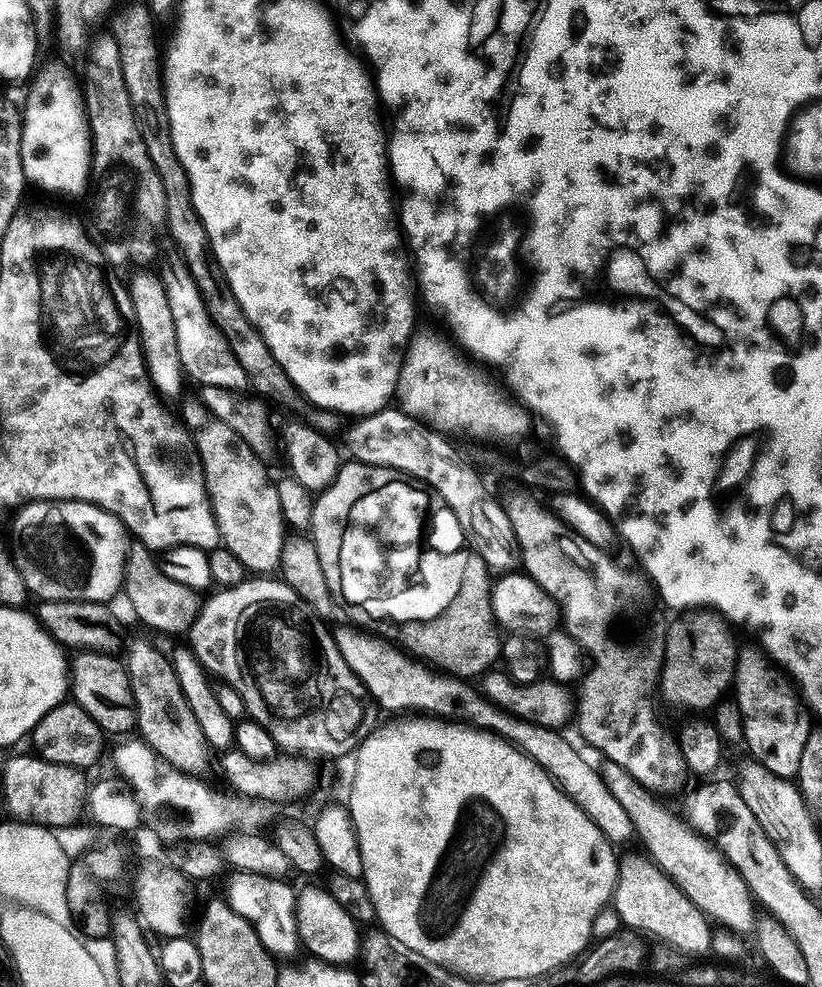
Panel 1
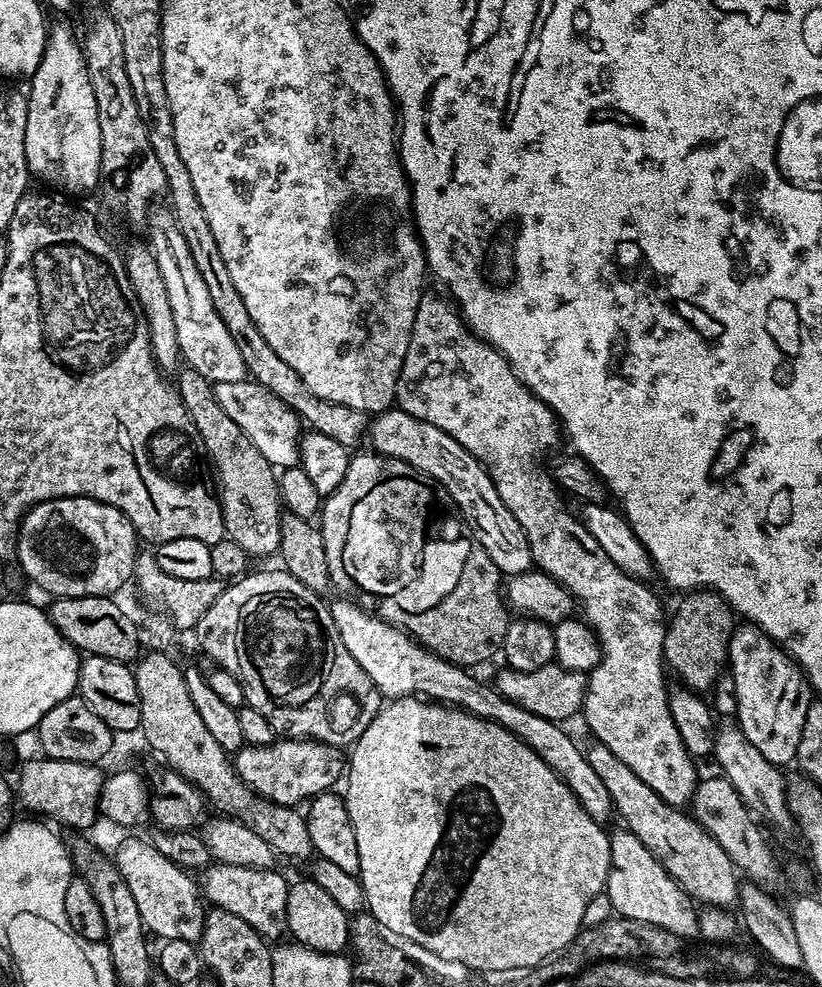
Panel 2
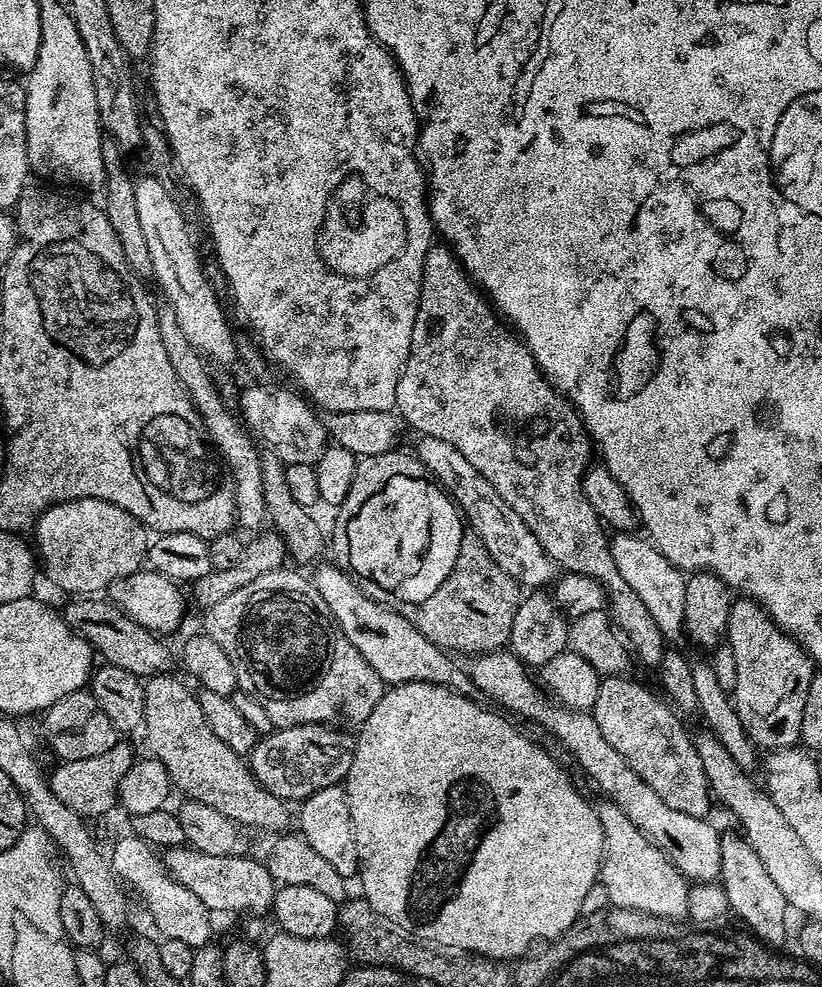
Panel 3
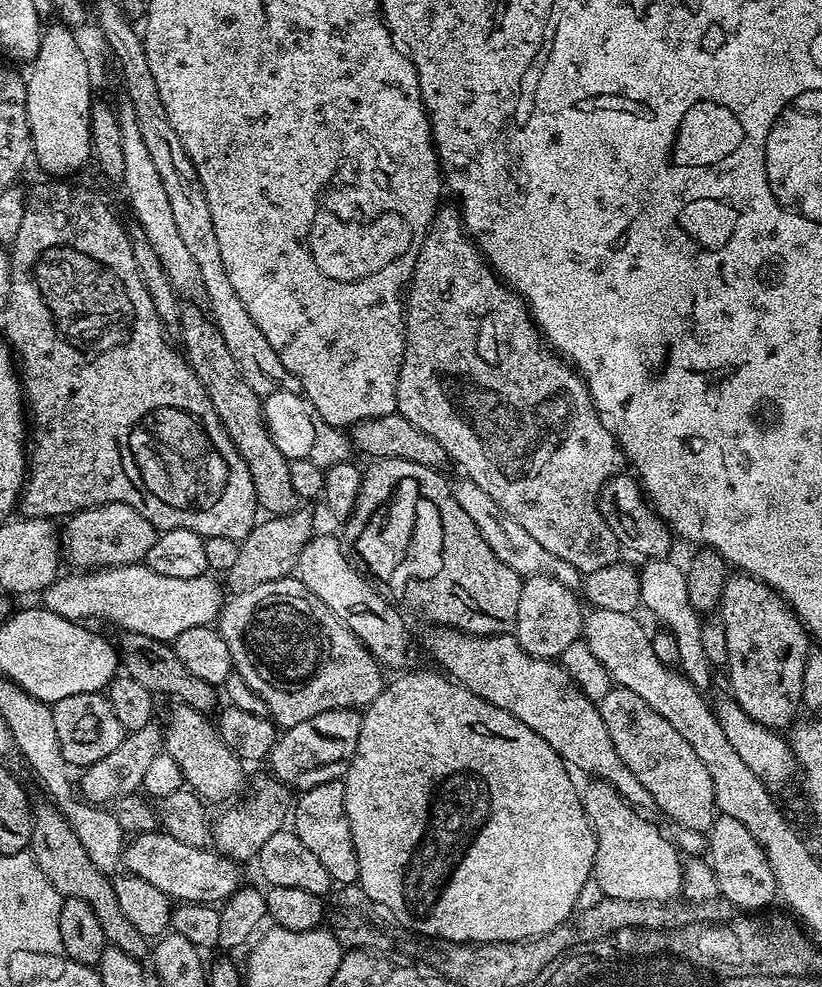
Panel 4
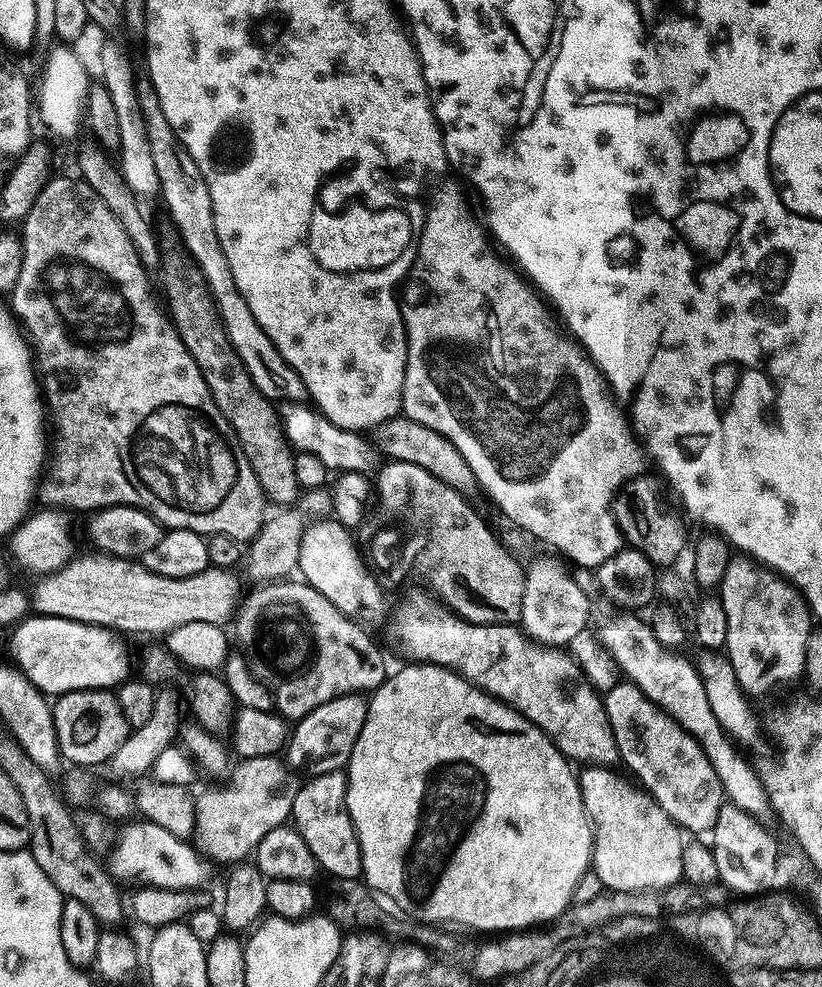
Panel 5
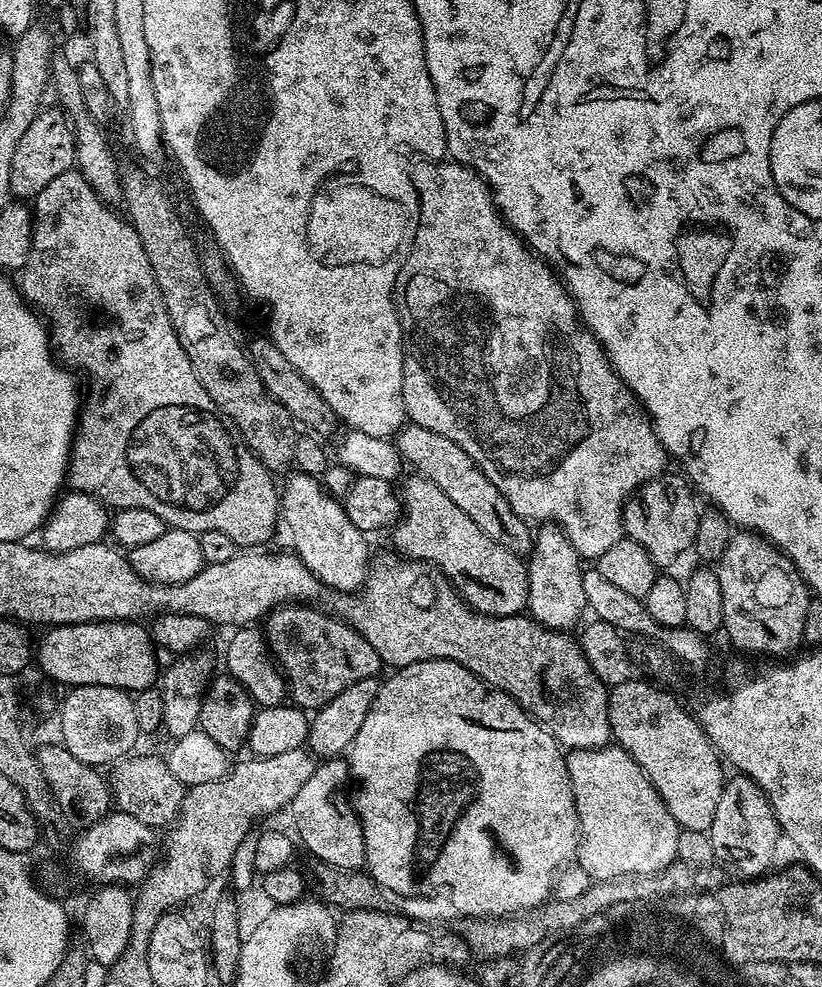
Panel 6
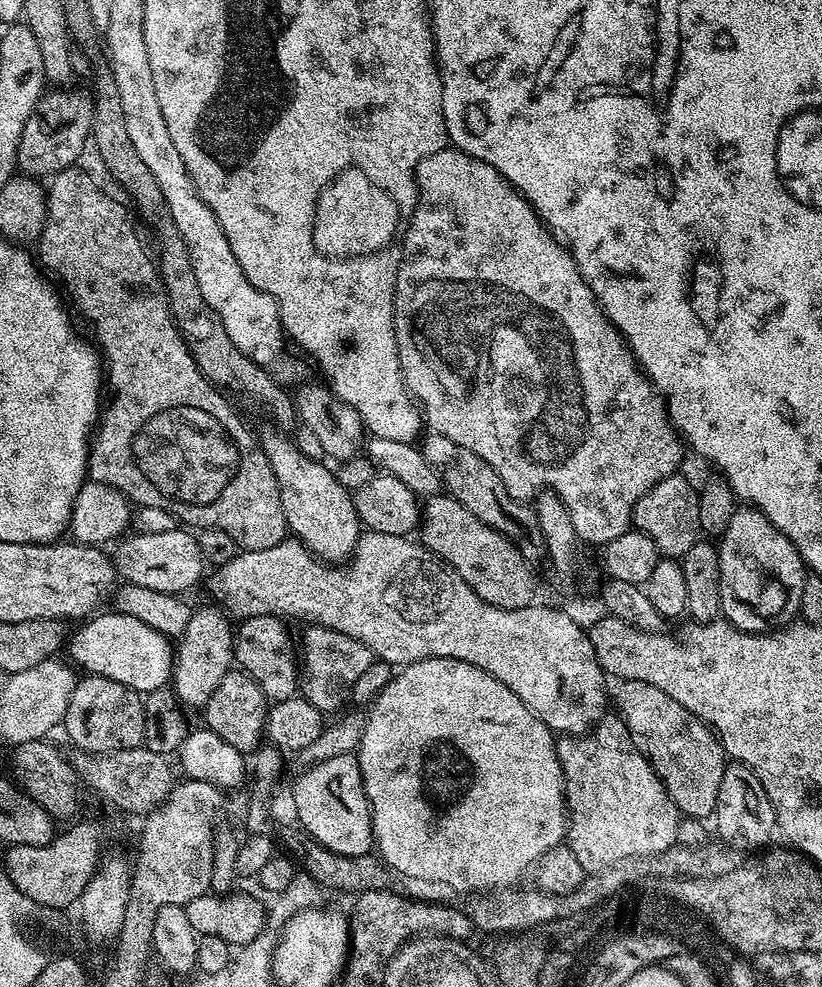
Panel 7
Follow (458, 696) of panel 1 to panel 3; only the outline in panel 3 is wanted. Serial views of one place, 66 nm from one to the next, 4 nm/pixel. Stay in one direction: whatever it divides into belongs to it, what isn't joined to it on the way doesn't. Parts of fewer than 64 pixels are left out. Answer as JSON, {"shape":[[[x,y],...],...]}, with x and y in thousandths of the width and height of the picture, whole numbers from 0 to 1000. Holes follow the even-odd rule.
{"shape":[[[404,569],[393,571],[383,576],[384,581],[378,581],[380,591],[383,592],[387,602],[392,602],[392,610],[401,614],[401,622],[409,627],[416,642],[421,642],[431,659],[436,659],[436,663],[440,663],[440,667],[445,667],[445,671],[455,675],[455,683],[460,683],[460,687],[465,687],[468,694],[523,691],[551,697],[564,705],[574,705],[579,701],[568,680],[561,674],[558,677],[541,658],[534,657],[528,649],[519,648],[498,628],[489,626],[489,622],[484,622],[471,612],[455,610],[444,600],[436,598],[420,576]]]}

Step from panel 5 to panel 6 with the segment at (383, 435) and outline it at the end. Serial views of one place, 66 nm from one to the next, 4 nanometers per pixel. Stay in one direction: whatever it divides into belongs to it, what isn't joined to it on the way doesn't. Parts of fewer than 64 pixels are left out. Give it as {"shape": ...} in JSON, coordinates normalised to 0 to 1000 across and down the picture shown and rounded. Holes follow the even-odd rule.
{"shape":[[[496,428],[482,439],[479,449],[495,473],[533,492],[533,496],[538,496],[538,501],[543,501],[543,505],[547,505],[547,509],[557,513],[557,517],[563,517],[582,532],[586,541],[601,545],[601,549],[616,553],[616,557],[627,559],[634,565],[646,560],[650,539],[644,528],[625,521],[620,509],[616,509],[606,492],[601,492],[601,488],[596,488],[596,484],[586,480],[577,464],[572,464],[572,460],[567,460],[567,456],[562,456],[557,448],[547,448],[547,444],[538,444],[538,440],[518,436],[518,432]]]}

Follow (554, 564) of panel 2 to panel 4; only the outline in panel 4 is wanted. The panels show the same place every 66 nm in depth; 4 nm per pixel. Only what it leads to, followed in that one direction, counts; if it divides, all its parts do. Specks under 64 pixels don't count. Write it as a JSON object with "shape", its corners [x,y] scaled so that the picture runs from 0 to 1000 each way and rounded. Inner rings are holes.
{"shape":[[[536,210],[532,214],[512,247],[500,285],[494,292],[491,342],[491,362],[482,392],[482,417],[504,428],[509,436],[518,436],[518,440],[523,440],[523,444],[533,447],[549,465],[550,462],[555,465],[556,472],[564,477],[563,481],[568,485],[586,492],[586,496],[591,496],[591,501],[596,501],[601,509],[606,509],[606,513],[611,513],[611,517],[616,517],[616,521],[620,521],[620,525],[625,525],[625,529],[635,533],[635,537],[644,539],[645,545],[659,549],[659,553],[664,553],[669,560],[693,569],[695,574],[701,574],[709,582],[751,570],[753,563],[749,562],[755,561],[757,554],[743,539],[737,525],[730,520],[730,497],[741,485],[758,475],[754,473],[760,473],[762,463],[754,449],[731,426],[709,381],[692,366],[668,352],[657,333],[652,331],[651,323],[642,309],[637,307],[637,301],[603,279],[579,244],[569,238],[569,233],[554,210]],[[746,695],[742,703],[729,709],[727,716],[737,740],[742,740],[742,752],[747,752],[747,760],[752,760],[752,768],[757,768],[757,772],[766,776],[766,784],[791,800],[794,816],[803,818],[822,837],[860,844],[873,823],[869,788],[864,788],[839,752],[765,697]]]}

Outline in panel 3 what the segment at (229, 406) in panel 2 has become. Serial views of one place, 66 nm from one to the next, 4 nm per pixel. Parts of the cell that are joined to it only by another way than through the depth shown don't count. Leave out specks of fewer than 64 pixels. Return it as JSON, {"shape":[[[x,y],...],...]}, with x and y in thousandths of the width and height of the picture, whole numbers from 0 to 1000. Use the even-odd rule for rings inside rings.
{"shape":[[[307,387],[303,388],[303,393],[298,395],[297,398],[292,401],[292,415],[290,414],[291,420],[294,422],[296,429],[299,431],[299,434],[303,439],[308,443],[315,444],[318,442],[319,445],[326,449],[325,453],[328,455],[333,461],[343,467],[347,471],[355,469],[375,469],[383,471],[384,467],[388,466],[391,460],[393,460],[397,451],[400,449],[399,439],[394,436],[394,428],[393,425],[387,420],[386,414],[381,412],[378,408],[369,400],[359,401],[358,398],[354,397],[350,393],[339,393],[338,390],[331,389],[332,387]]]}

